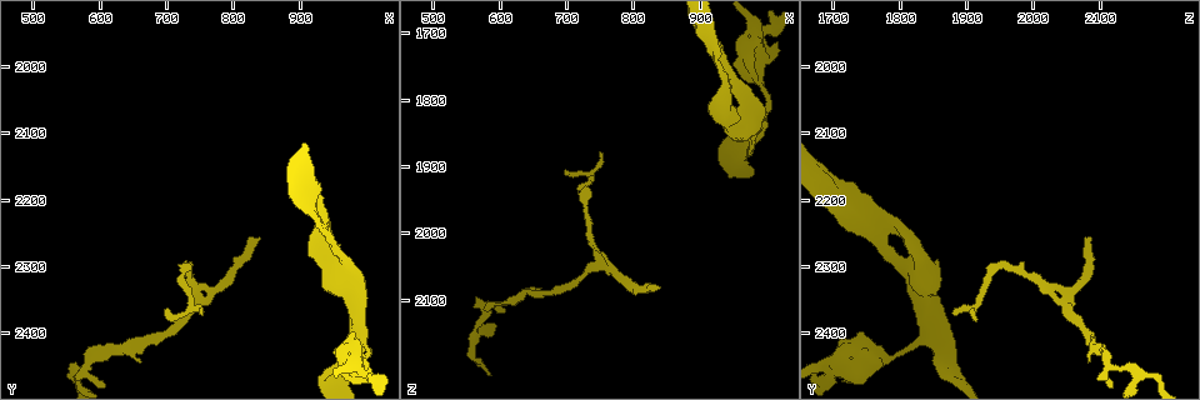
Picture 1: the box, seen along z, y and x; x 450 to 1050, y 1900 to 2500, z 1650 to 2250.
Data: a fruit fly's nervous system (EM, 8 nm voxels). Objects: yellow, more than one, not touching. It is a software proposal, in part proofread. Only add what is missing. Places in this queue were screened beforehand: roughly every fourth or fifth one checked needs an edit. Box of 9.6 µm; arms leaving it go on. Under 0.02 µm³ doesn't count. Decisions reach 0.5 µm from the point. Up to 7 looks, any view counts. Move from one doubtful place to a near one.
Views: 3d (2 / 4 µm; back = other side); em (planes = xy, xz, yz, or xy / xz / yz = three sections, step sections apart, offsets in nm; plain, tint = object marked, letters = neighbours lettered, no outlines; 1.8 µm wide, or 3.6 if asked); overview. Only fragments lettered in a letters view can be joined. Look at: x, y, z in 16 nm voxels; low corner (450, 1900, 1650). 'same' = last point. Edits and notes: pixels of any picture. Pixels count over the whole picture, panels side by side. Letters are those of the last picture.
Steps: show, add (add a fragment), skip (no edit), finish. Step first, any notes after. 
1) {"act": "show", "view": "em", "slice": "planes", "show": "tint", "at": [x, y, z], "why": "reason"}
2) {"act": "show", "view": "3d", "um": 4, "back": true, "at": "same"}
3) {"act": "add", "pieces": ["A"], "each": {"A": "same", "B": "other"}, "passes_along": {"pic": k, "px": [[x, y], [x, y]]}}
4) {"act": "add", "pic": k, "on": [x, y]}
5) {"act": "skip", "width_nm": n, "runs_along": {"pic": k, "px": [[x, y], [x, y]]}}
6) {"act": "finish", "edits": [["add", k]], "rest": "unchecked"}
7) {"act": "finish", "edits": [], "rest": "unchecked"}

{"act": "show", "view": "em", "slice": "yz", "step": 4, "show": "tint", "at": [835, 2255, 2080], "why": "an open end"}

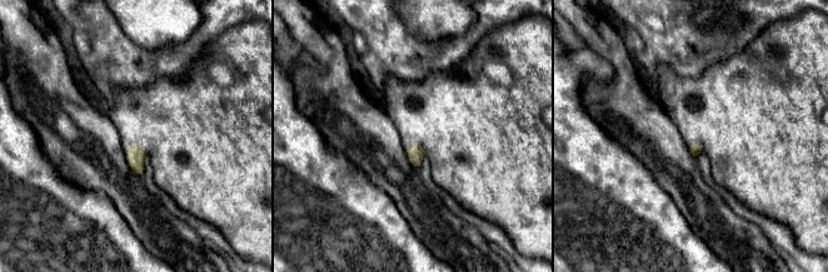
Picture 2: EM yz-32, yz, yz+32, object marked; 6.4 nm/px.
{"act": "show", "view": "em", "slice": "planes", "show": "letters", "at": "same", "why": "another direction"}

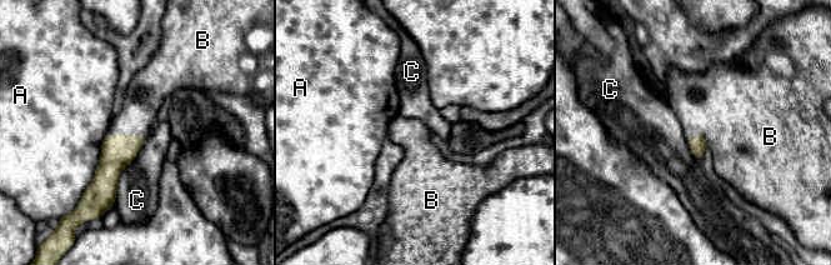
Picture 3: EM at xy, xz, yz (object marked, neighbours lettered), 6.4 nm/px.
{"act": "add", "pieces": ["B"], "width_nm": 110, "each": {"A": "other", "B": "same", "C": "other"}, "passes_along": {"pic": 3, "px": [[116, 150], [128, 135], [138, 115]]}, "found": "the neuron continues"}

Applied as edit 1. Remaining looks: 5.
{"act": "show", "view": "em", "um": 3.6, "slice": "planes", "show": "plain", "at": [985, 2455, 1715], "why": "sudden change in width"}

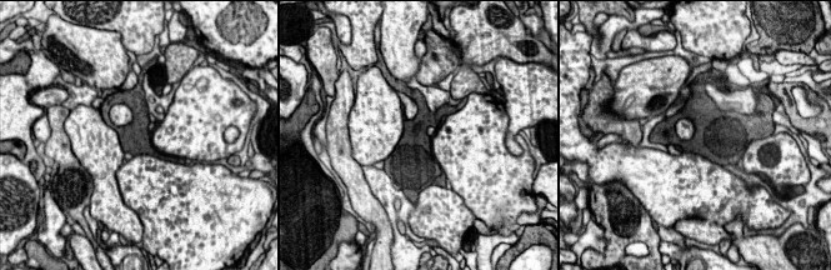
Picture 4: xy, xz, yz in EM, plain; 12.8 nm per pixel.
{"act": "show", "view": "em", "um": 3.6, "slice": "planes", "show": "tint", "at": "same", "why": "with the object marked"}

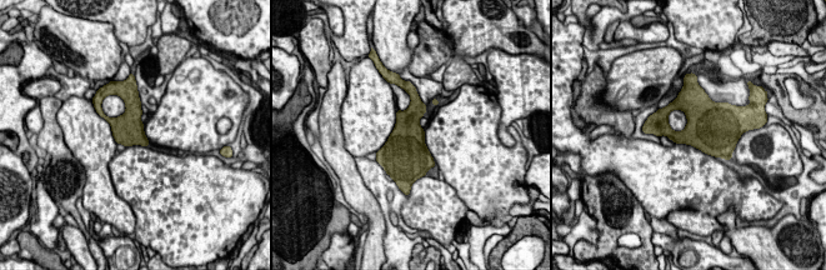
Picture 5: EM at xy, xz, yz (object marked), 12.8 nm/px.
{"act": "show", "view": "em", "um": 3.6, "slice": "planes", "show": "letters", "at": "same"}

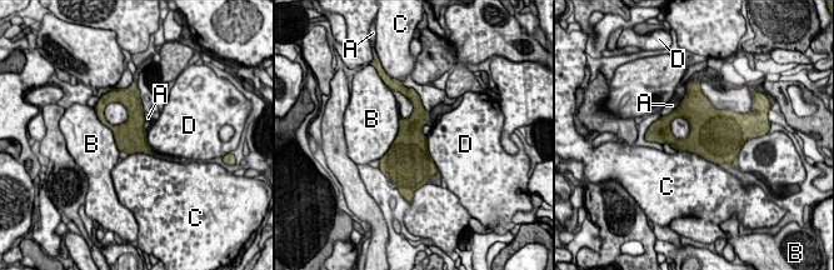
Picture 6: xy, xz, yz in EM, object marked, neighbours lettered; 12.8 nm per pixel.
{"act": "skip", "width_nm": 400, "each": {"A": "other", "B": "other", "C": "other", "D": "other"}, "found": "none of them fits"}

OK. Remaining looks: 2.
{"act": "show", "view": "em", "slice": "planes", "show": "letters", "at": [565, 2465, 2095], "why": "an open end"}

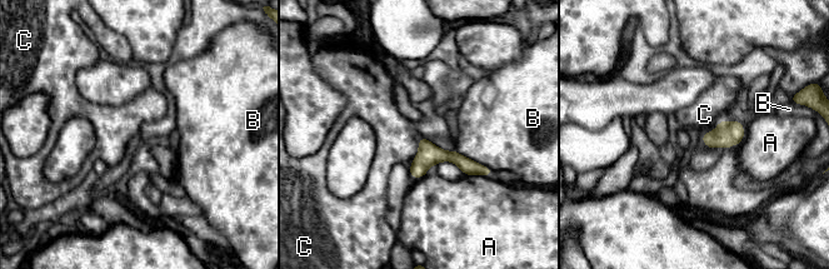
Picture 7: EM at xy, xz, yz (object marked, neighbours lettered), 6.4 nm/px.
{"act": "skip", "each": {"A": "other", "B": "other", "C": "other"}, "runs_along": {"pic": 7, "px": [[413, 169], [454, 157], [483, 172]]}, "found": "no lettered fragment goes on from it"}

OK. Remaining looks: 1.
{"act": "finish", "edits": [["add", 3]], "rest": "unchecked"}

